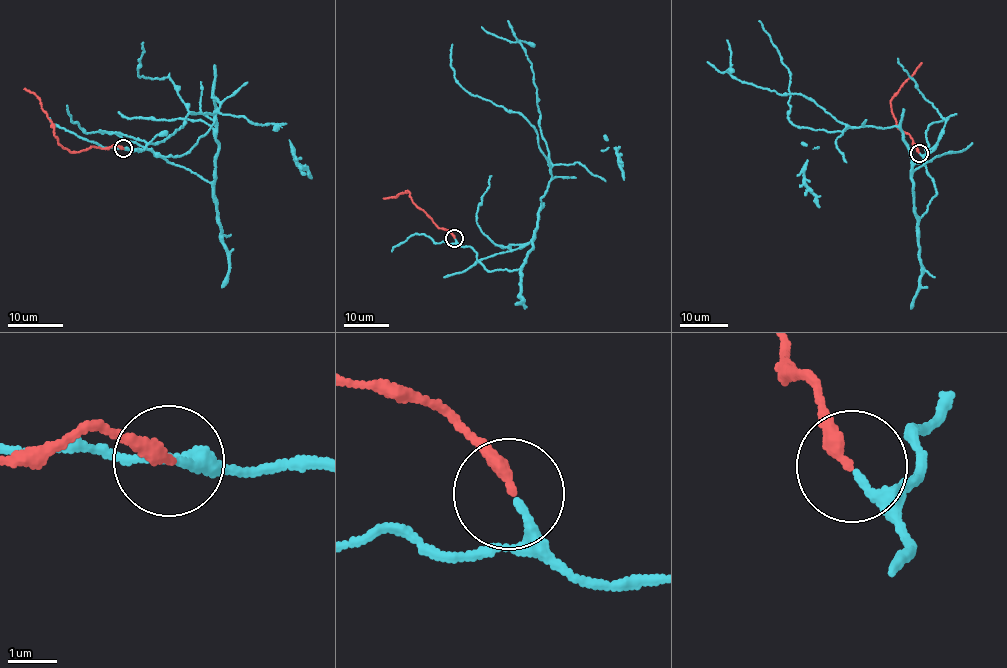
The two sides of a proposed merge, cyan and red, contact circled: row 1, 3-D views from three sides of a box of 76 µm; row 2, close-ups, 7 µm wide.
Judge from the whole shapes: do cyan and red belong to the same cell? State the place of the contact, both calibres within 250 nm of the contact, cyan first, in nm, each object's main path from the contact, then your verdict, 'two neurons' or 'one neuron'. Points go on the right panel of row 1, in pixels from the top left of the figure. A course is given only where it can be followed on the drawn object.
place (919, 153); calibres 150 and 280 nm; course cyan (920, 153), (936, 193), (921, 217), (903, 131), (867, 126), (829, 132), (790, 121), (791, 73), (759, 20); course red (919, 153), (913, 141), (897, 125), (891, 99), (922, 63); one neuron

